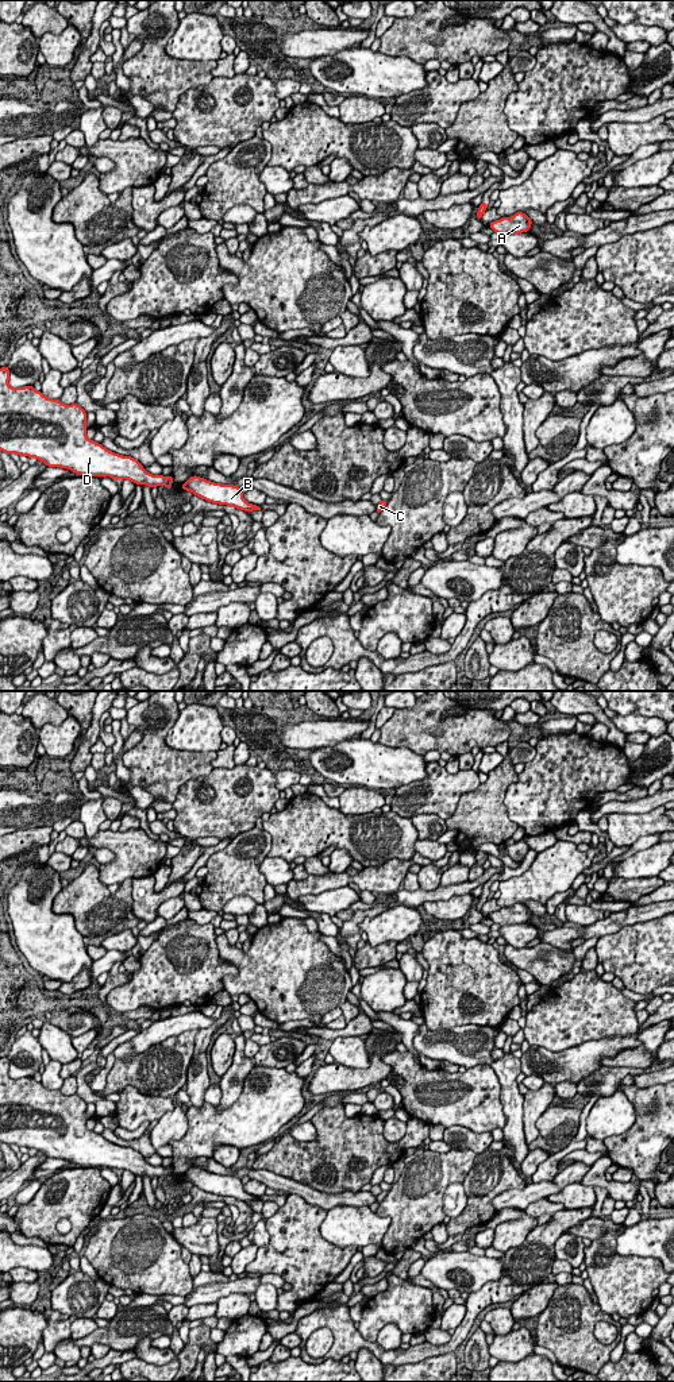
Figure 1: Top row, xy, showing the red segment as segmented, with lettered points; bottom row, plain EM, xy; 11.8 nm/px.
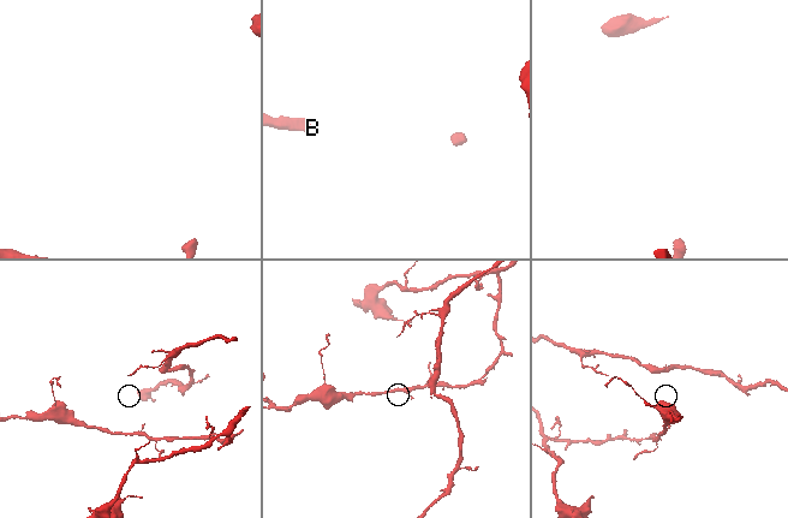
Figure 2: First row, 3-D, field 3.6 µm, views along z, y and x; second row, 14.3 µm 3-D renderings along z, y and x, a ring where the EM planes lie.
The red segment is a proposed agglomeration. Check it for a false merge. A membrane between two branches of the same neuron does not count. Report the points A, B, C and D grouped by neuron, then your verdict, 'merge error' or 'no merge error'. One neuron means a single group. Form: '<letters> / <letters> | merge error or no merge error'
A B C D | no merge error

